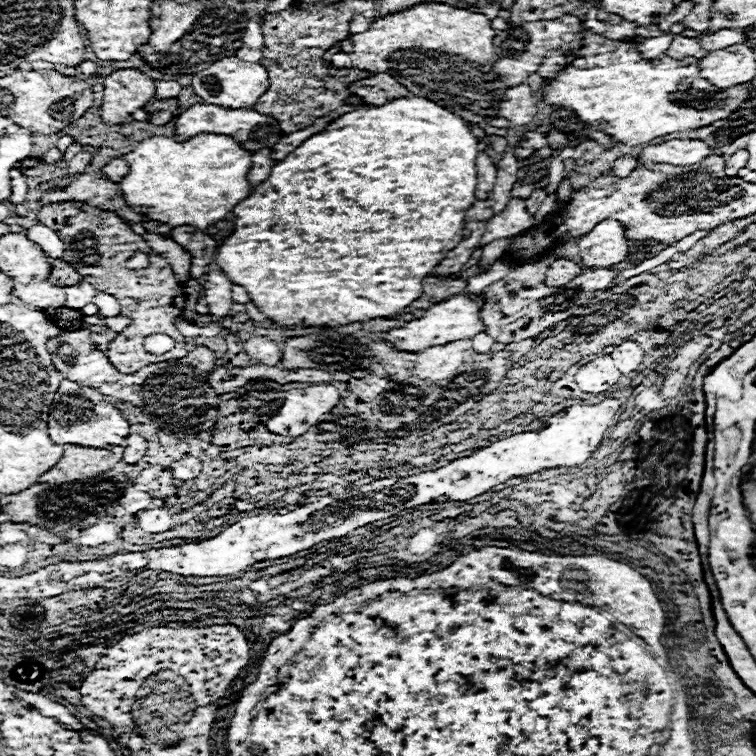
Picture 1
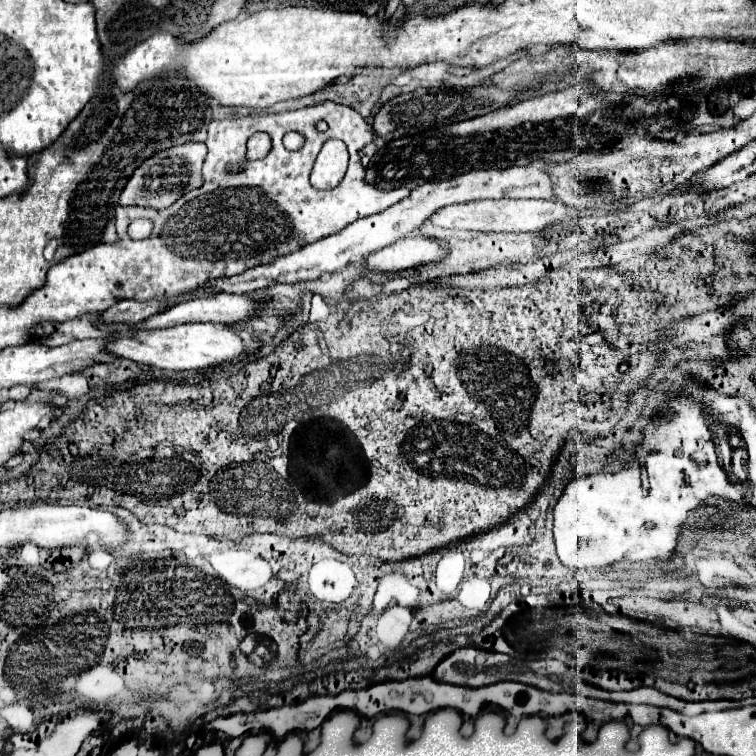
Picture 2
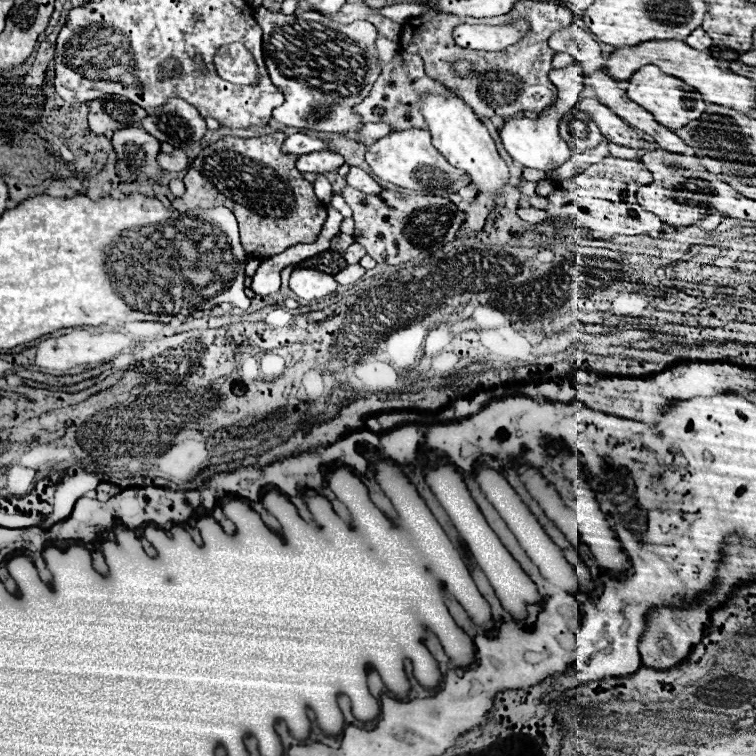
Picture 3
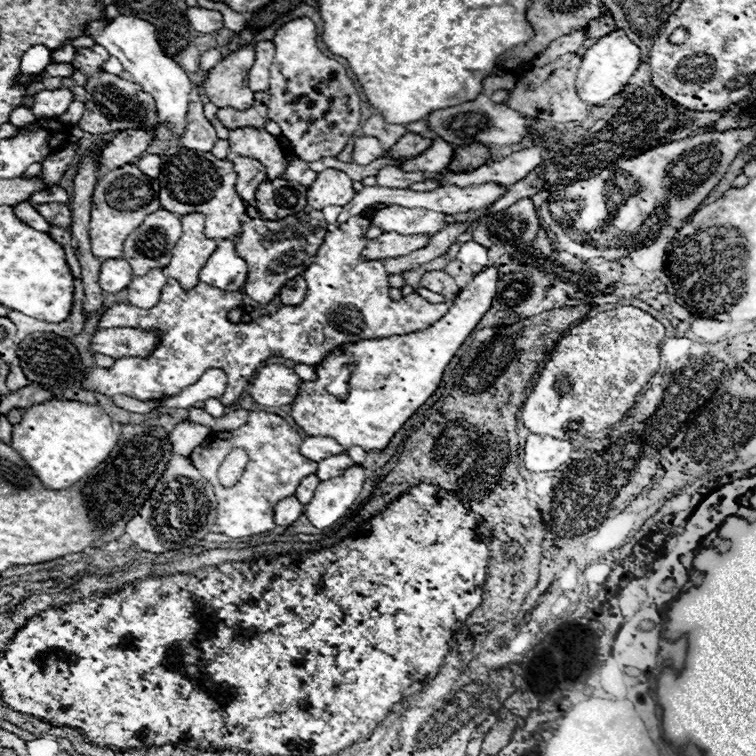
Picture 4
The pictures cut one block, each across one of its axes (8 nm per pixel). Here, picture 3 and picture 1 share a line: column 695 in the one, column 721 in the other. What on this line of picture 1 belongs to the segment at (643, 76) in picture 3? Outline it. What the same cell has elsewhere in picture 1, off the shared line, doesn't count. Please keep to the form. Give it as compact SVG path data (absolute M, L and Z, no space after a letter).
M590 34L590 38L592 42L604 42L604 50L590 50L584 56L576 58L572 64L568 64L554 80L546 82L542 98L556 108L572 110L584 124L606 132L608 136L612 136L614 142L638 146L672 132L696 130L704 124L730 118L730 114L734 114L746 100L750 100L750 84L736 84L736 88L720 90L708 80L700 78L696 58L674 60L670 56L658 56L654 60L644 60L632 42L608 40L602 34Z

